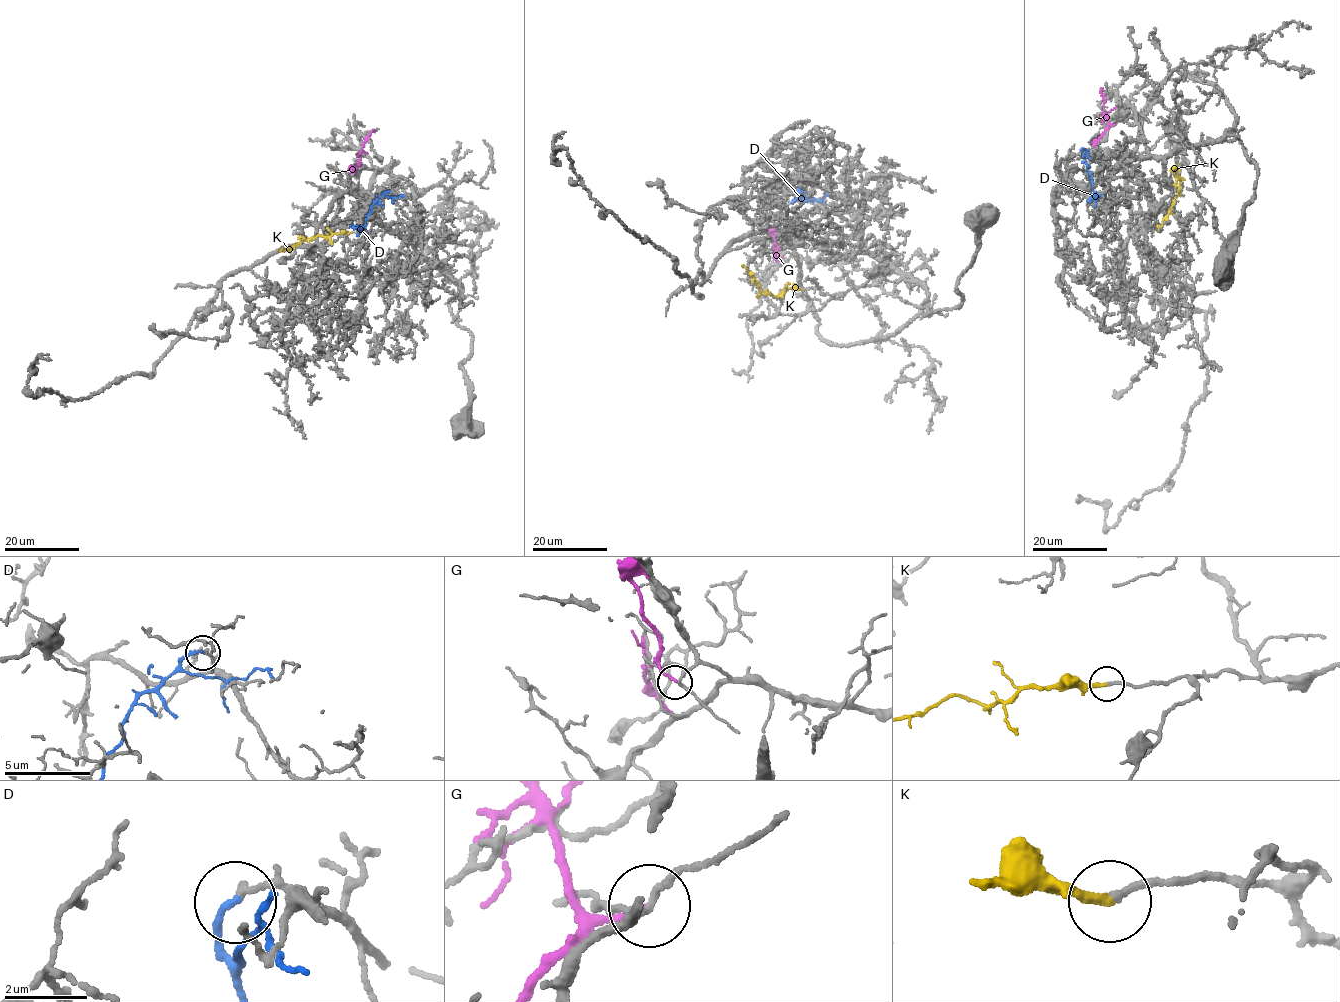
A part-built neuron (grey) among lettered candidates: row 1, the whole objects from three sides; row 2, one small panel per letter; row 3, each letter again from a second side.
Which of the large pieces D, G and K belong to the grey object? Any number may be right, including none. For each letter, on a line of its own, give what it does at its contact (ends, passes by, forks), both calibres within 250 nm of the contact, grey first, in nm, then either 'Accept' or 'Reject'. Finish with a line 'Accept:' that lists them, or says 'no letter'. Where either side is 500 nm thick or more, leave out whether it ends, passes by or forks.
D: It ends there. Thickness 170 nm (grey) against 160 nm. Reject
G: It ends there. Thickness 130 nm (grey) against 140 nm. Reject
K: It ends there. Thickness 180 nm (grey) against 200 nm. Accept
Accept: K

